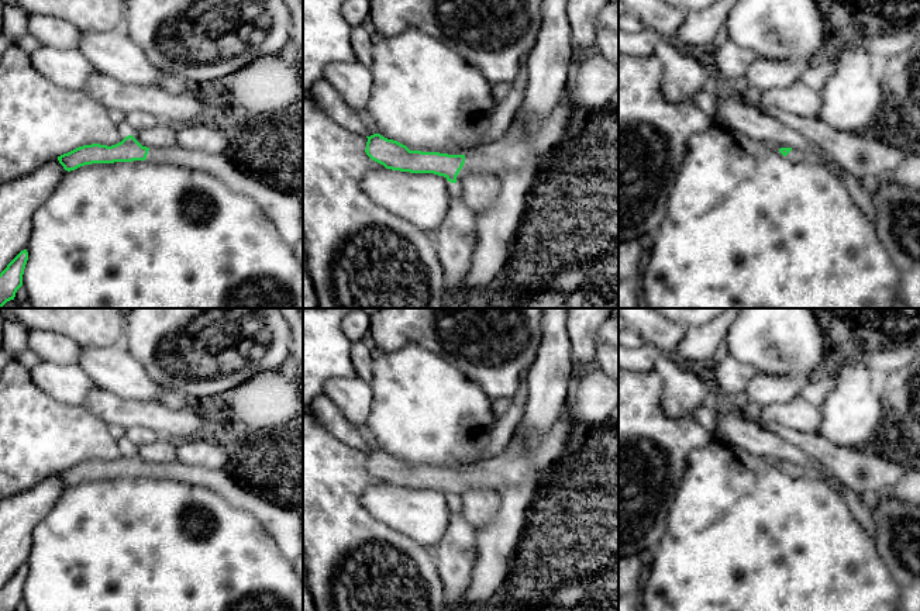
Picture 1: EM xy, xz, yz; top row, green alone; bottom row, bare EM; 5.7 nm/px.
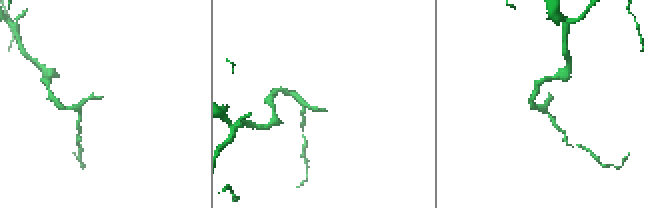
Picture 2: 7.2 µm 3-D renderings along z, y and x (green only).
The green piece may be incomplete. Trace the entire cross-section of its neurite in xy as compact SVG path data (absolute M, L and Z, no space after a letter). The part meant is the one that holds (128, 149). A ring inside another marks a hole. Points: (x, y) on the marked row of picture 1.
M128 135L111 146L100 144L79 146L58 156L58 160L68 172L92 163L132 160L168 162L182 168L203 170L225 183L235 193L251 197L275 222L279 234L289 245L294 246L303 239L303 196L266 186L263 182L240 170L224 155L185 149L178 144L169 148L149 149L142 146L132 135Z

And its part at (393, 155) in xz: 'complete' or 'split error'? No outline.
split error

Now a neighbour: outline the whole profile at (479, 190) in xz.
M466 173L456 180L464 201L478 214L485 213L499 197L499 177L489 173Z

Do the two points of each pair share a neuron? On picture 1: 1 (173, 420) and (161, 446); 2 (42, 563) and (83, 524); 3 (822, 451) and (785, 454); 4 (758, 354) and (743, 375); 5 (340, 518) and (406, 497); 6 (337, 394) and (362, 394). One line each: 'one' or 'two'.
1: two
2: one
3: two
4: two
5: two
6: one

